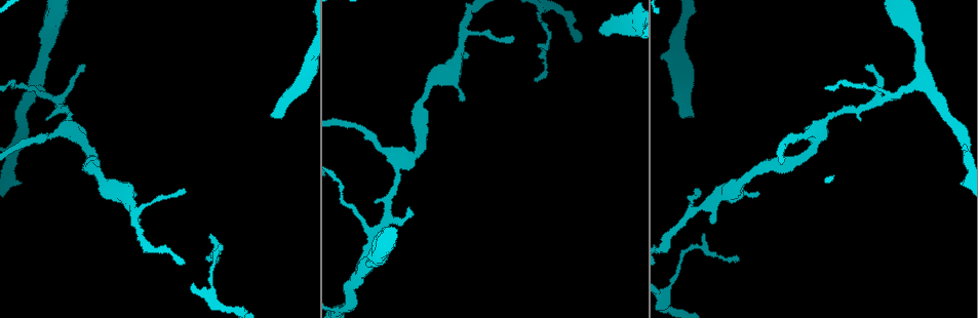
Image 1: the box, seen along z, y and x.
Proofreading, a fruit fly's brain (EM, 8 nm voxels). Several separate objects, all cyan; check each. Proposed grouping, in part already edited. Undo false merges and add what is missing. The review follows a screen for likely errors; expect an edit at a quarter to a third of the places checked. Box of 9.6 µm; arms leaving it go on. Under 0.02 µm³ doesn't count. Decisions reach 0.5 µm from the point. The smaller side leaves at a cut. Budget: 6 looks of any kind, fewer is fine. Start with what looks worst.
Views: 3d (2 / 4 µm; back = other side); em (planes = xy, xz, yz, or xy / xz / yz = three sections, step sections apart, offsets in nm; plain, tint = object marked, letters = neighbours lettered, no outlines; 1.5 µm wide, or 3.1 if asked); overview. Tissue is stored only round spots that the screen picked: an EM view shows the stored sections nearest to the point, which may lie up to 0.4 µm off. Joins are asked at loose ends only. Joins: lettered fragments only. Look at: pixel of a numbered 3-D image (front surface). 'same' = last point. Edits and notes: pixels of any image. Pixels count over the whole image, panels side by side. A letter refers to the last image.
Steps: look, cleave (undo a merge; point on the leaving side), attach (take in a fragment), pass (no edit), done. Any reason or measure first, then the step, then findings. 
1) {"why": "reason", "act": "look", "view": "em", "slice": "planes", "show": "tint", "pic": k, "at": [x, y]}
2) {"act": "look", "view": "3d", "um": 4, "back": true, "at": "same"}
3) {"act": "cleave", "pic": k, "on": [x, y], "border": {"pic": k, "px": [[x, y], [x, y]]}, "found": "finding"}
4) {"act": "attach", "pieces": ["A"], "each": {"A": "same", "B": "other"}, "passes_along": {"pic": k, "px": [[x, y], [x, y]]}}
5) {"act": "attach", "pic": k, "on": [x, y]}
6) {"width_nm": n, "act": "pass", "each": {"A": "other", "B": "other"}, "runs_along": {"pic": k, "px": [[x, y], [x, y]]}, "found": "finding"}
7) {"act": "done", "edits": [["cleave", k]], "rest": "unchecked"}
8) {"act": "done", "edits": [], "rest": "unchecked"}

{"act": "look", "view": "em", "slice": "xy", "step": 8, "show": "tint", "pic": 1, "at": [599, 33]}

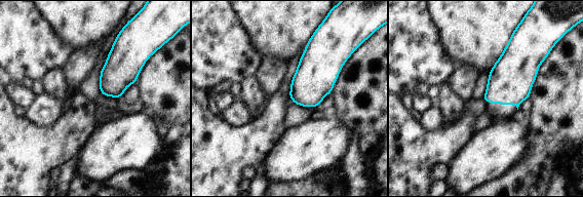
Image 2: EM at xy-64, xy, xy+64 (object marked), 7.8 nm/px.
{"act": "look", "view": "em", "slice": "xy", "step": 8, "show": "letters", "at": "same"}

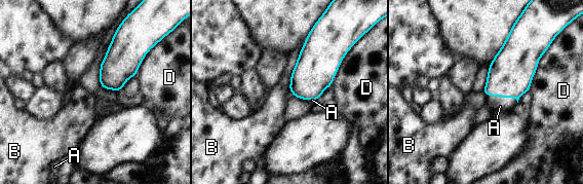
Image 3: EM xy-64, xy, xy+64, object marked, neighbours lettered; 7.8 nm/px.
{"act": "attach", "pic": 3, "on": [500, 106], "each": {"A": "same", "B": "other", "D": "other"}, "passes_along": {"pic": 3, "px": [[510, 73], [502, 96], [500, 106]]}, "found": "it goes on there"}

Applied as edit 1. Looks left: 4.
{"why": "see it whole again", "act": "look", "view": "overview"}

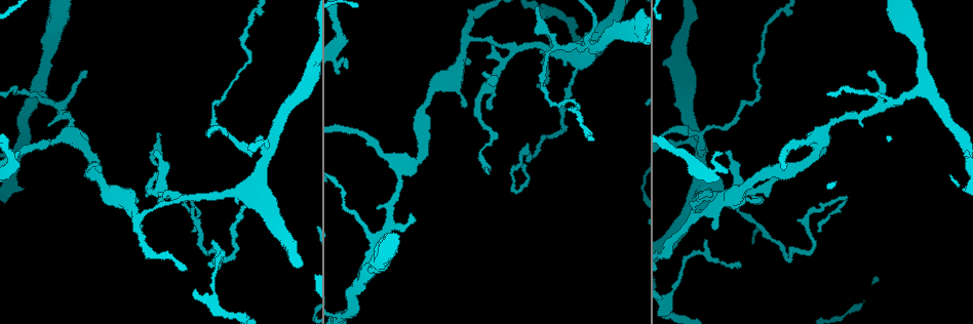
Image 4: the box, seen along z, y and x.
{"why": "an open end", "act": "look", "view": "em", "slice": "planes", "show": "letters", "pic": 4, "at": [377, 208]}

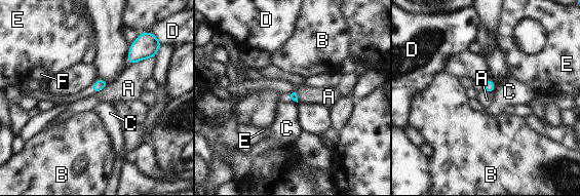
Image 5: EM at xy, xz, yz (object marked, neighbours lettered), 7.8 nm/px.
{"act": "pass", "each": {"A": "other", "B": "other", "C": "other", "D": "other", "E": "other", "F": "other"}, "border": {"pic": 5, "px": [[154, 55], [128, 66]]}, "found": "none of them fits"}

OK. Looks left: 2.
{"why": "thin end", "act": "look", "view": "em", "slice": "xy", "step": 4, "show": "tint", "pic": 4, "at": [159, 133]}

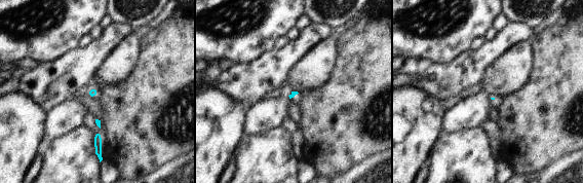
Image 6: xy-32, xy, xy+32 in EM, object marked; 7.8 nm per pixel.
{"act": "look", "view": "em", "slice": "planes", "show": "letters", "at": "same"}

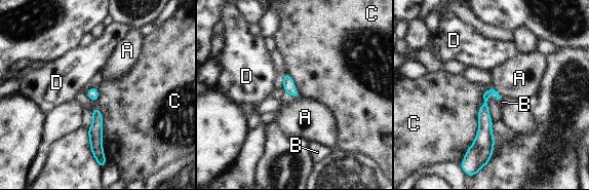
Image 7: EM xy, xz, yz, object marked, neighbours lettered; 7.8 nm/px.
{"act": "attach", "pic": 7, "on": [502, 102], "each": {"A": "other", "B": "same", "C": "other", "D": "other"}, "found": "the neuron continues"}

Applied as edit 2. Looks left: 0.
{"act": "done", "edits": [["attach", 3], ["attach", 7]], "rest": "unchecked"}

